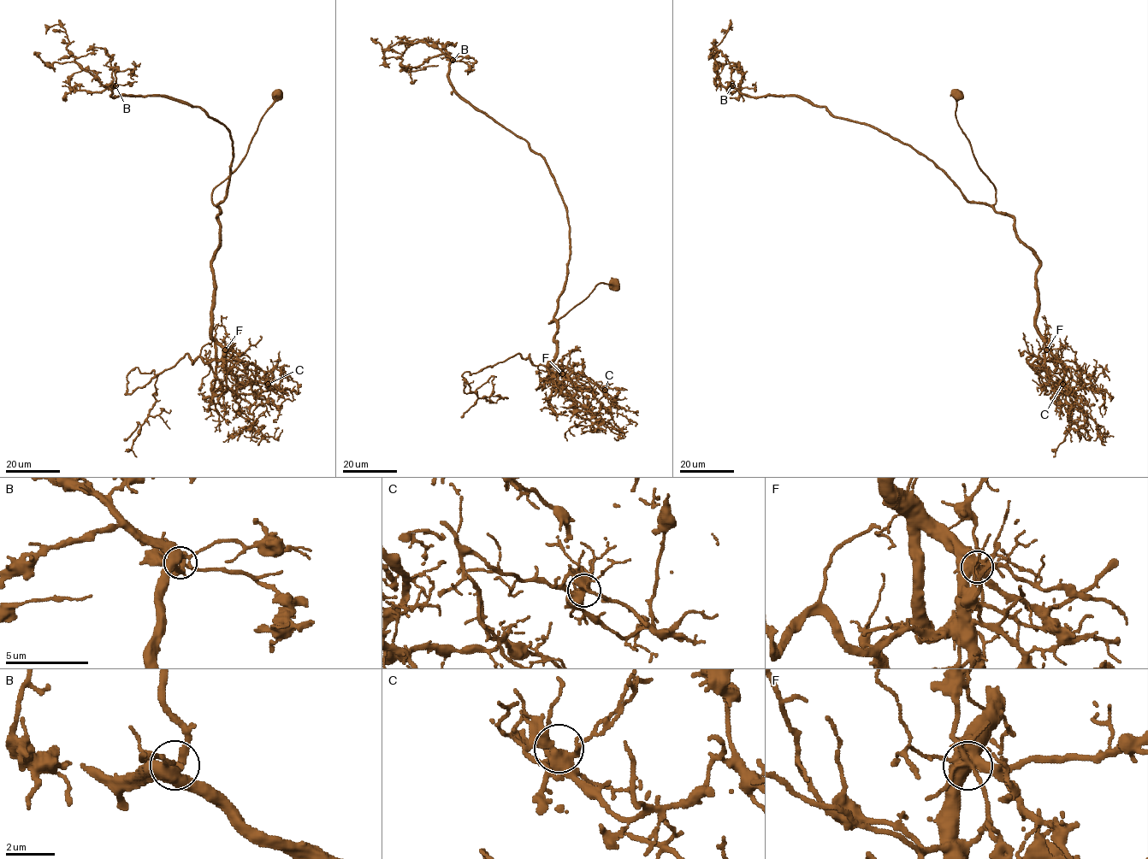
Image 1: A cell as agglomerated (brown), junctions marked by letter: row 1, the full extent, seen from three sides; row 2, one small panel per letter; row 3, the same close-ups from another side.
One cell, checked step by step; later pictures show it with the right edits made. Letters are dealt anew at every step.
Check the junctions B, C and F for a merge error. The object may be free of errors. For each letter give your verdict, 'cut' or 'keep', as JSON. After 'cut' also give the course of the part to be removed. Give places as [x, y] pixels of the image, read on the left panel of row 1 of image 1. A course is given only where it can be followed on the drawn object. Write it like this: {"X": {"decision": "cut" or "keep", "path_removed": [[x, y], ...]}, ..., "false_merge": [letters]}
{"B": {"decision": "keep"}, "C": {"decision": "keep"}, "F": {"decision": "cut", "path_removed": [[225, 350], [207, 363], [187, 354], [125, 394], [128, 373], [156, 378], [136, 456]]}, "false_merge": ["F"]}

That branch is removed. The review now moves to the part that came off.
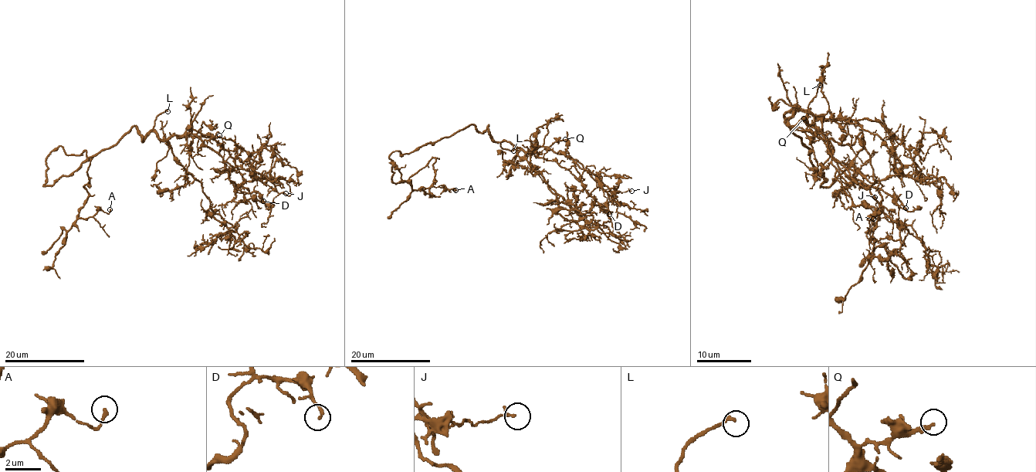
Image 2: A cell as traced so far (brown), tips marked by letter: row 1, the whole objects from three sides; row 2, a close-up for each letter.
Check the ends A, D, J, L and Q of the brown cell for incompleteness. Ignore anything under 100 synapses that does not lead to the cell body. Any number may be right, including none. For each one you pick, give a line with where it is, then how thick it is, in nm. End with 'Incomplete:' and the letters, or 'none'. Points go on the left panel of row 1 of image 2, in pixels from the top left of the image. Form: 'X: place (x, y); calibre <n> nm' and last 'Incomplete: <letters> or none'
L: place (167, 111); calibre 180 nm
Incomplete: L

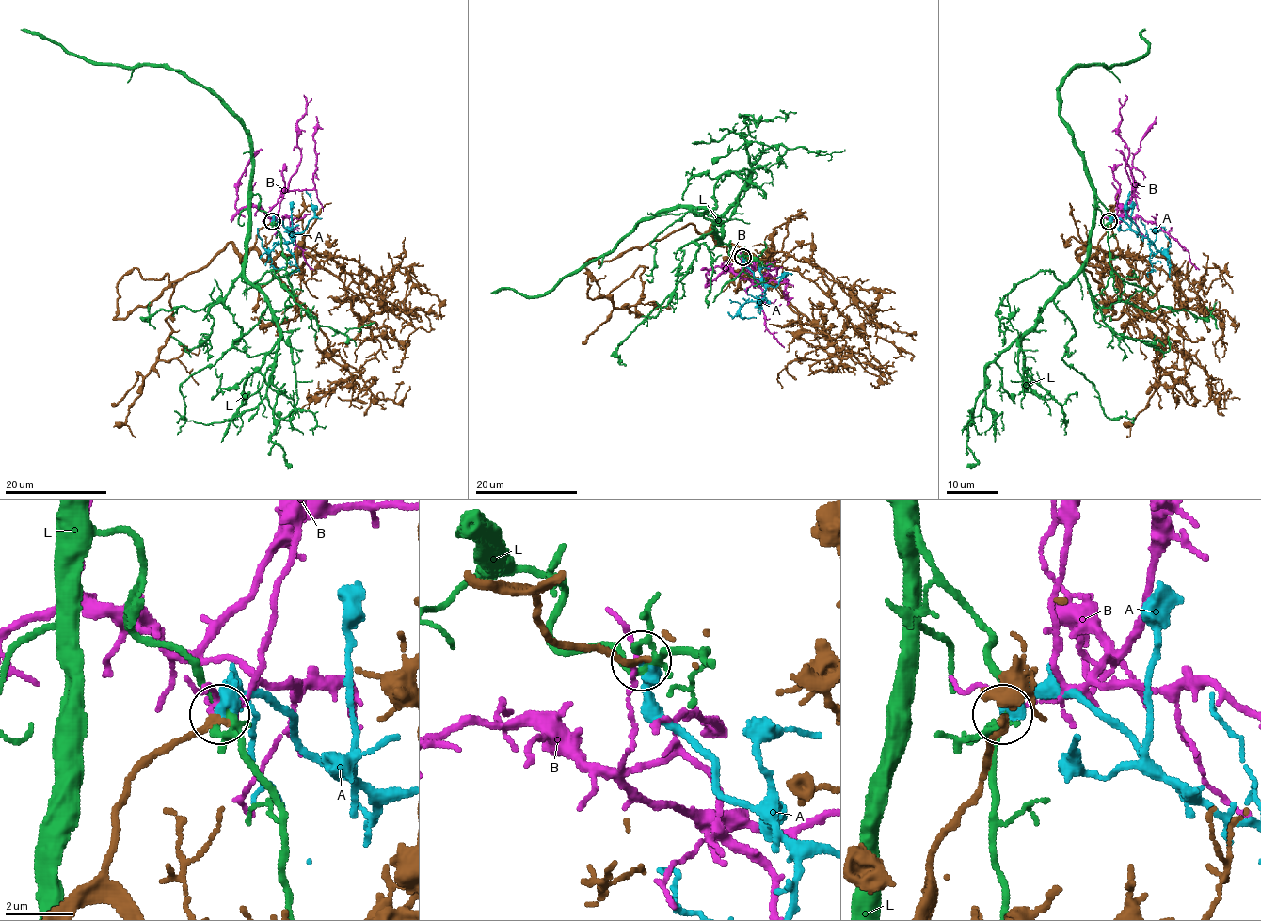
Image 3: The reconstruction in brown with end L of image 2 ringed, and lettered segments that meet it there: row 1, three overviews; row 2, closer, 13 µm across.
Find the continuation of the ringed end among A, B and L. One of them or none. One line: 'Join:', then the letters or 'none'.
Join: A

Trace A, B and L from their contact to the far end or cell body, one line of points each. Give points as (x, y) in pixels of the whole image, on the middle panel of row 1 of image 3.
A: (742, 258), (743, 263), (764, 286), (764, 297), (747, 301), (732, 319), (727, 312)
B: (742, 258), (740, 276), (747, 279), (767, 274), (772, 277), (768, 266), (775, 268), (774, 274)
L: (742, 258), (728, 252), (719, 220), (707, 209), (663, 209), (550, 290), (535, 295), (510, 288), (490, 292)

